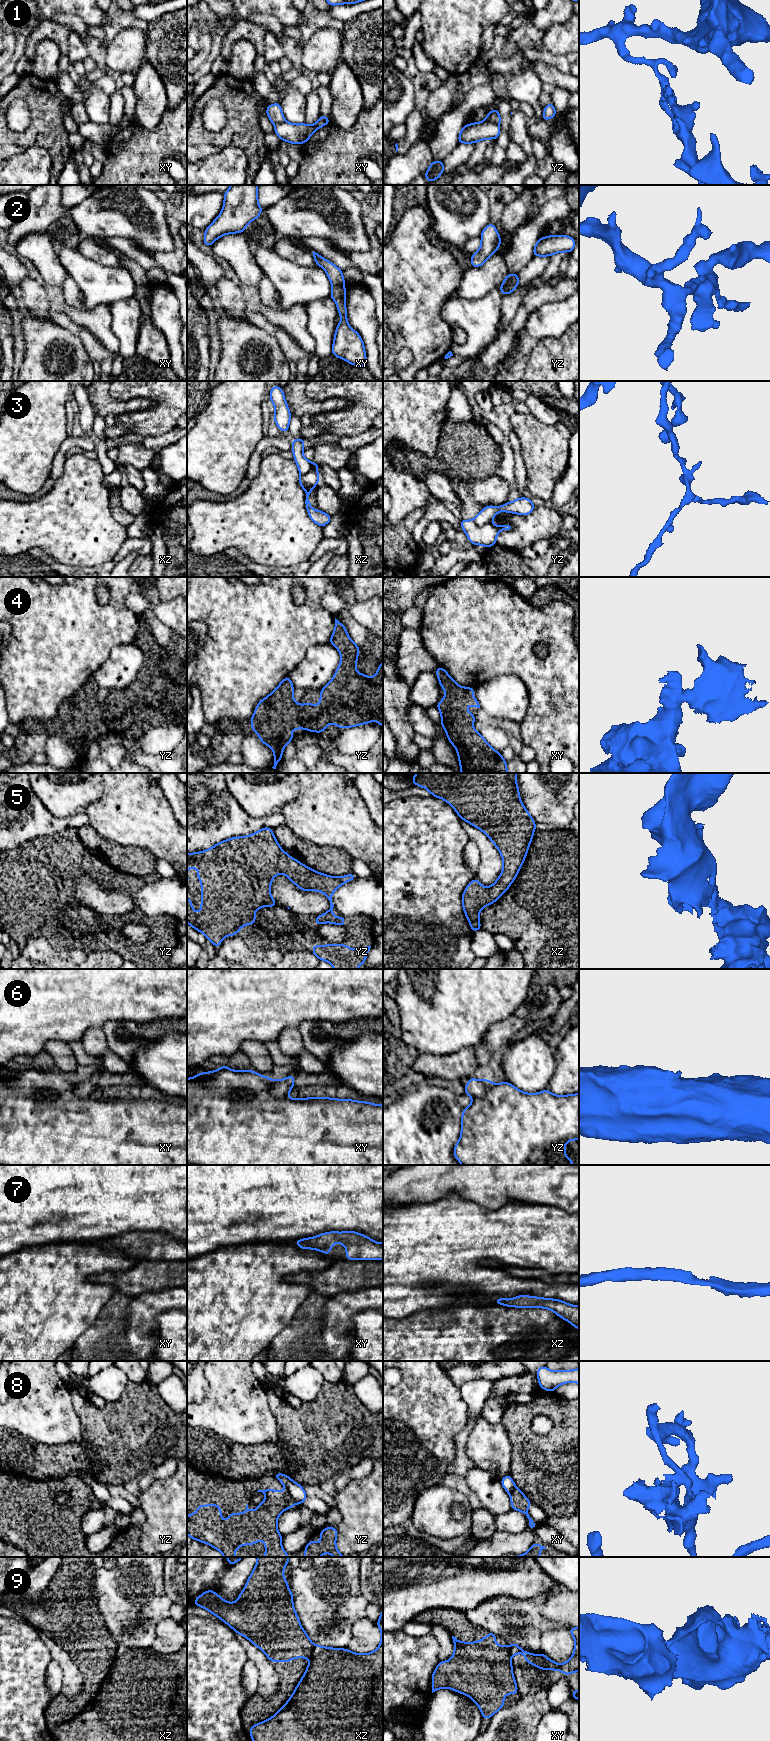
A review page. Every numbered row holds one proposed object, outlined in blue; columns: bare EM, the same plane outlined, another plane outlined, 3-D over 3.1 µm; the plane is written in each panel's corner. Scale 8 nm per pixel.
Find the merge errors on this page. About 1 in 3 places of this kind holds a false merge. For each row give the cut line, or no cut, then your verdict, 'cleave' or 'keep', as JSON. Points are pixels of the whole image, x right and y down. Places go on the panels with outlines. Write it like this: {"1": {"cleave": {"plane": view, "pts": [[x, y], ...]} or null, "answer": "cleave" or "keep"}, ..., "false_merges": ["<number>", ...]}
{"1": {"cleave": {"plane": "yz", "pts": [[484, 121], [490, 121], [498, 125]]}, "answer": "cleave"}, "2": {"cleave": null, "answer": "keep"}, "3": {"cleave": {"plane": "xz", "pts": [[312, 463], [312, 467], [300, 477], [311, 487]]}, "answer": "cleave"}, "4": {"cleave": null, "answer": "keep"}, "5": {"cleave": null, "answer": "keep"}, "6": {"cleave": {"plane": "xy", "pts": [[268, 1078], [270, 1092], [275, 1096], [285, 1097]]}, "answer": "cleave"}, "7": {"cleave": null, "answer": "keep"}, "8": {"cleave": {"plane": "yz", "pts": [[287, 1489], [290, 1496], [296, 1502]]}, "answer": "cleave"}, "9": {"cleave": {"plane": "xz", "pts": [[315, 1645], [310, 1657]]}, "answer": "cleave"}, "false_merges": ["1", "3", "6", "8", "9"]}

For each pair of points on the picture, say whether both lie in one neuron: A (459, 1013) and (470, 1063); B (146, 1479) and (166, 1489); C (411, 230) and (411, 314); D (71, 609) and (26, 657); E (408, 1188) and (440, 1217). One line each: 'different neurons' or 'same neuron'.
A: different neurons
B: different neurons
C: same neuron
D: same neuron
E: different neurons

